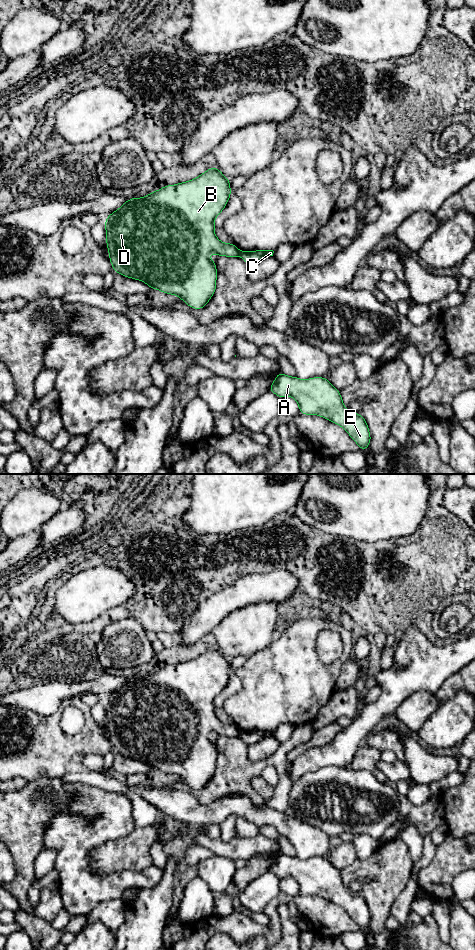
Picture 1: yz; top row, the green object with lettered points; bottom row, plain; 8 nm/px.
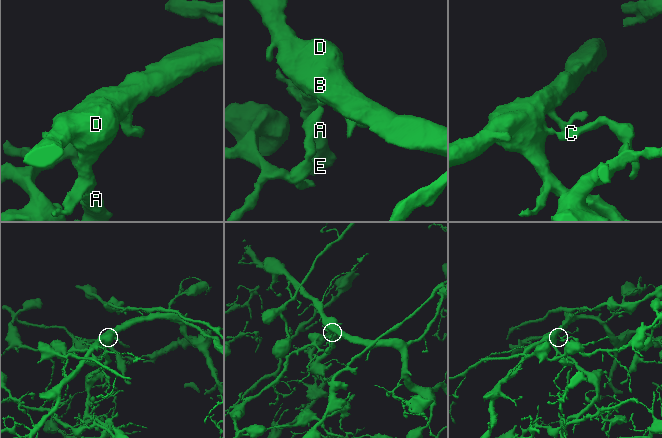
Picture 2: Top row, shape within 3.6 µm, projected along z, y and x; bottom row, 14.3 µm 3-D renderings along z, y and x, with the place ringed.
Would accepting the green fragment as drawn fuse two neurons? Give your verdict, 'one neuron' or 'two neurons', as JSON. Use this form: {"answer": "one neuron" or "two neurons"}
{"answer": "two neurons"}

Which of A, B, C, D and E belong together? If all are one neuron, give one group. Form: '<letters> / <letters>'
A B D E / C

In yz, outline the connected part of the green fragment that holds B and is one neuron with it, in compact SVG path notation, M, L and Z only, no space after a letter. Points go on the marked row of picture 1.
M211 167L190 181L166 185L143 198L128 199L105 219L106 244L115 273L143 281L150 289L176 295L193 309L203 309L216 291L216 261L211 261L209 254L230 258L240 254L233 243L222 243L214 233L215 218L225 208L231 192L230 180Z

